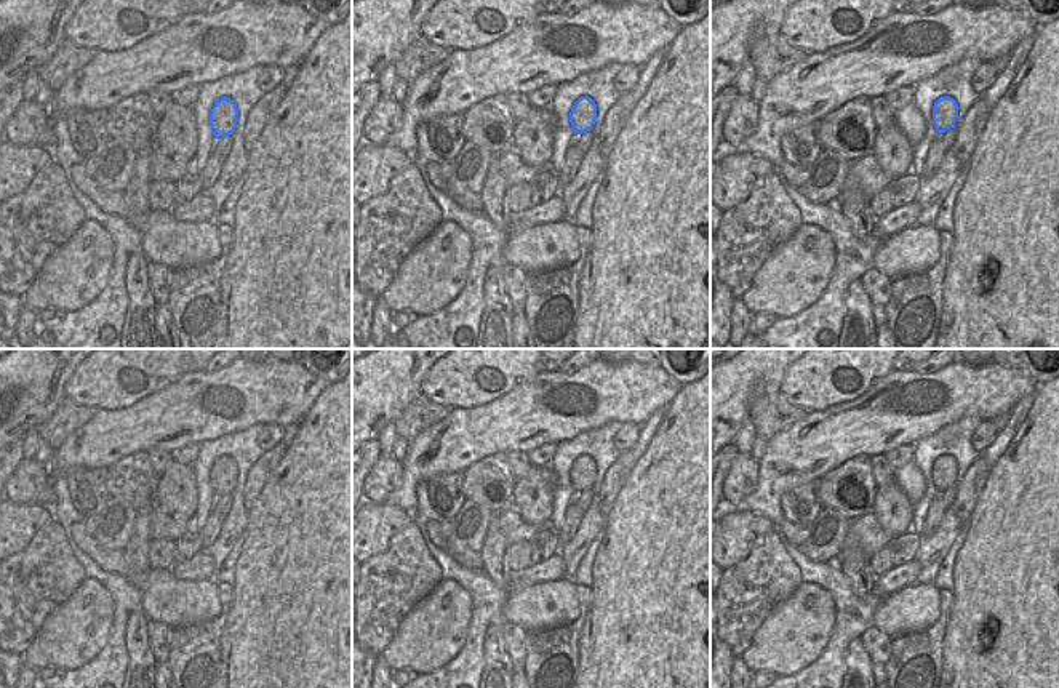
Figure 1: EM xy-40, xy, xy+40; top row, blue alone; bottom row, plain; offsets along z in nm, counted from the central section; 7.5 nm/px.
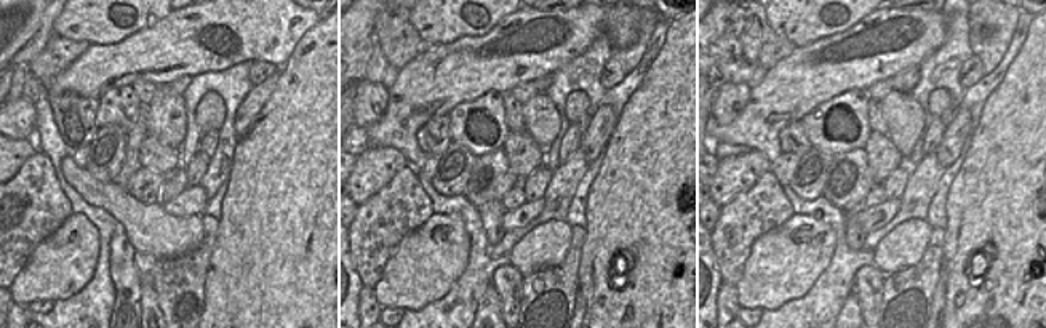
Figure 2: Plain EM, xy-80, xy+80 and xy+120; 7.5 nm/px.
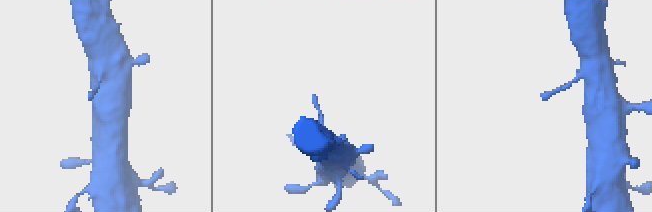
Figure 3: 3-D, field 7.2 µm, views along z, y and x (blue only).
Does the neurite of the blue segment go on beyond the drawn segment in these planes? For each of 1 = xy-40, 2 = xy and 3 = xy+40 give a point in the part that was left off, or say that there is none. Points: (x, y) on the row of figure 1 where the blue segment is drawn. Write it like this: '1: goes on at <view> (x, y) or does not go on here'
1: does not go on here
2: does not go on here
3: does not go on here

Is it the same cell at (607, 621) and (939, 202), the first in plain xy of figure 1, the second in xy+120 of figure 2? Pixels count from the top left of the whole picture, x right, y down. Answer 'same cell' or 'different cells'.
different cells

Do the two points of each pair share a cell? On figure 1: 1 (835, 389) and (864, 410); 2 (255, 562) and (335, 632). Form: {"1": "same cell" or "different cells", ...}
{"1": "different cells", "2": "same cell"}

